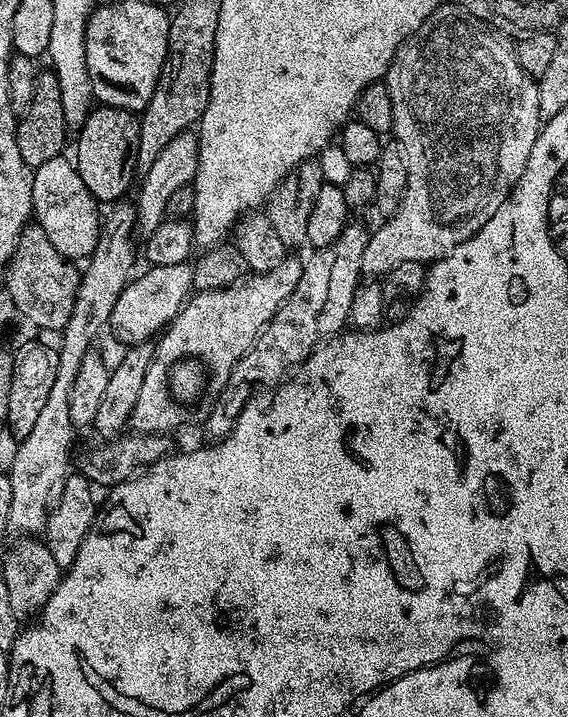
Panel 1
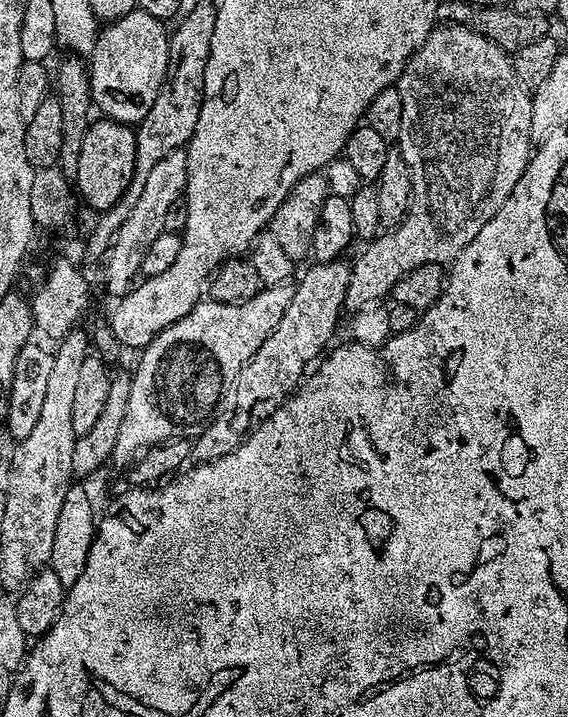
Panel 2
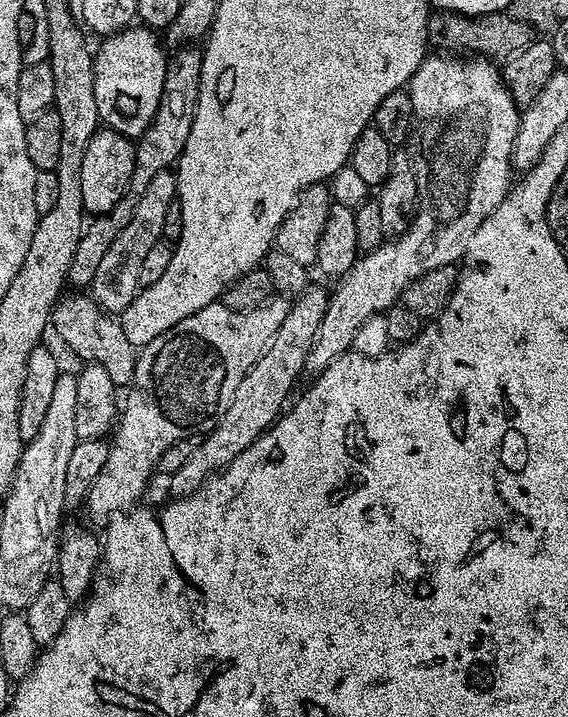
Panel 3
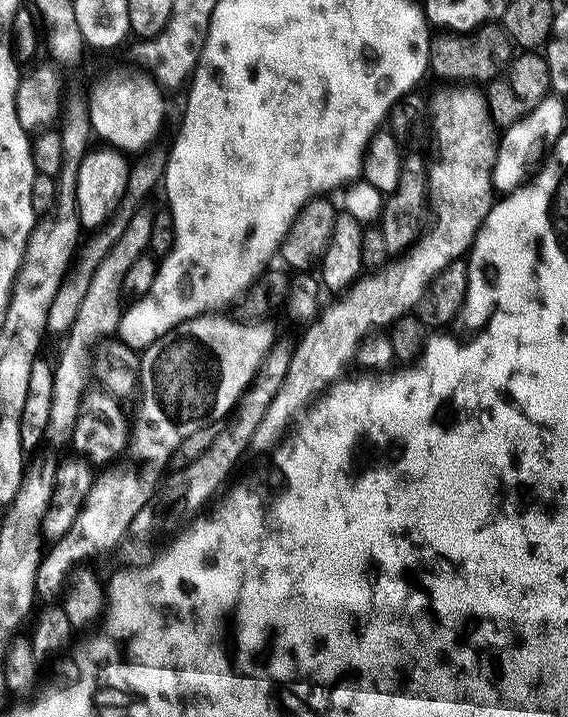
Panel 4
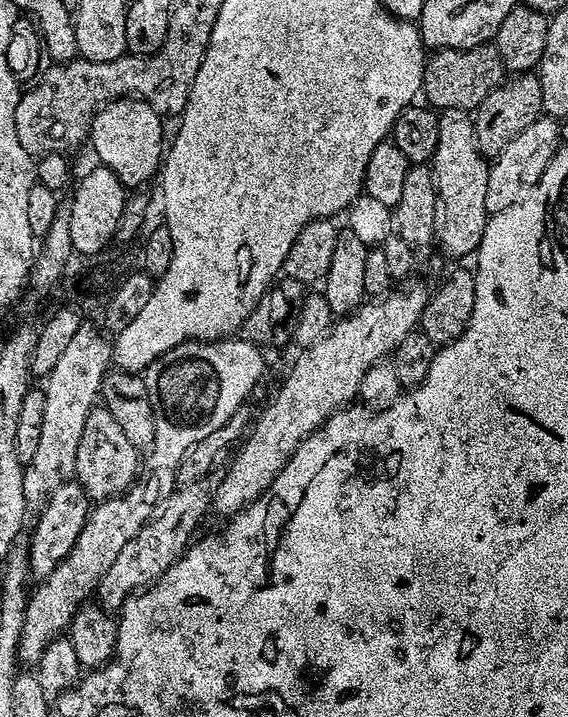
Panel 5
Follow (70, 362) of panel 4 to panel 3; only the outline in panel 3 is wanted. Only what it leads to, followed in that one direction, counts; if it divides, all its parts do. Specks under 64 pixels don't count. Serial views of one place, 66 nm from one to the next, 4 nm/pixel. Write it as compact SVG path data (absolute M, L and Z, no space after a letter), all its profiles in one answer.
M171 171L154 174L138 206L134 206L134 214L130 214L130 222L126 222L126 226L122 226L114 242L110 242L106 254L102 254L102 262L98 262L98 270L94 270L94 278L90 285L90 299L97 309L108 314L122 314L134 299L141 287L139 268L144 260L153 255L151 252L155 250L156 243L161 243L166 214L173 211L176 203L175 175Z

